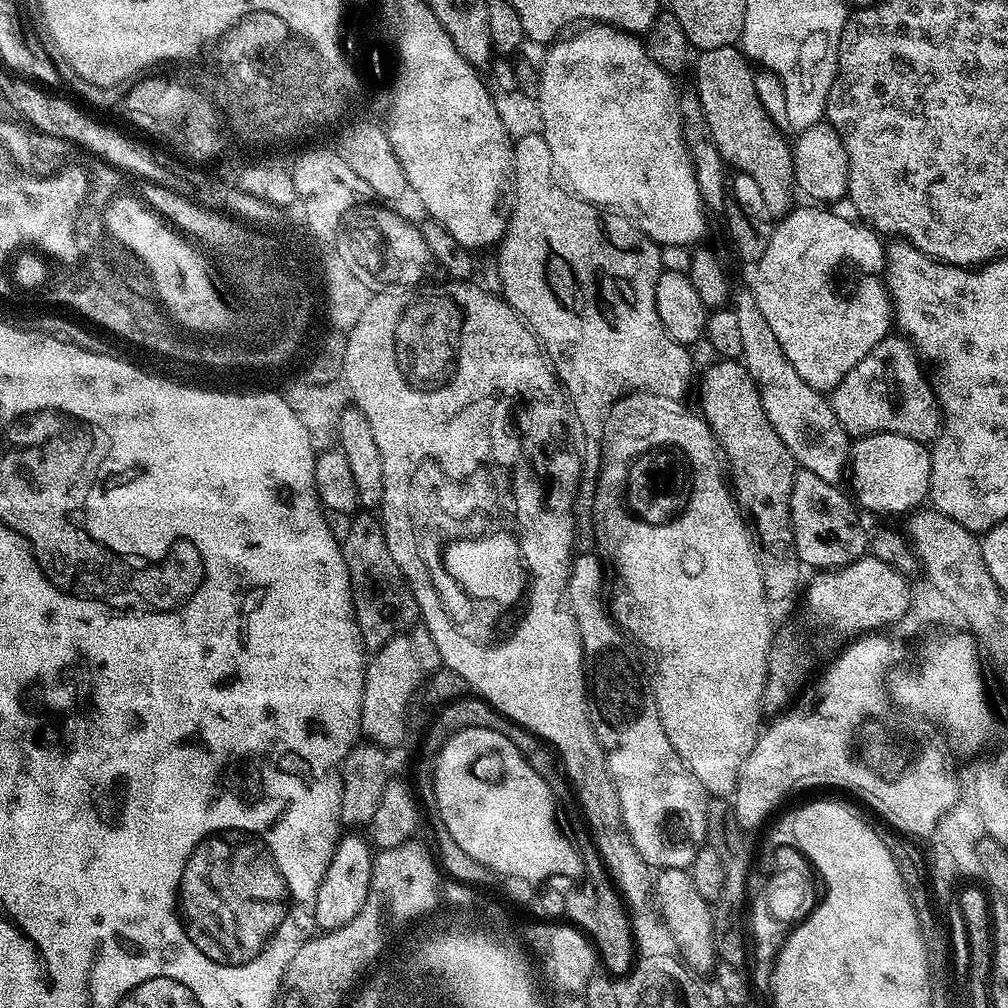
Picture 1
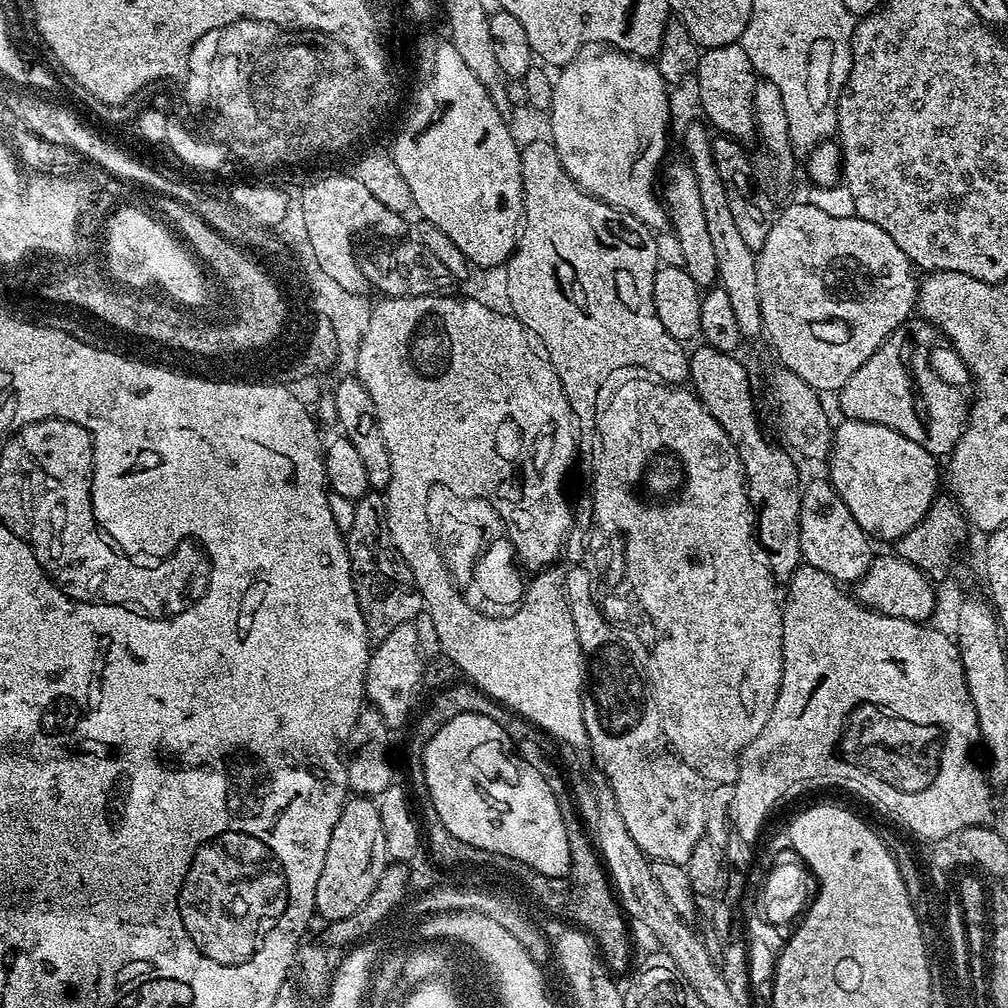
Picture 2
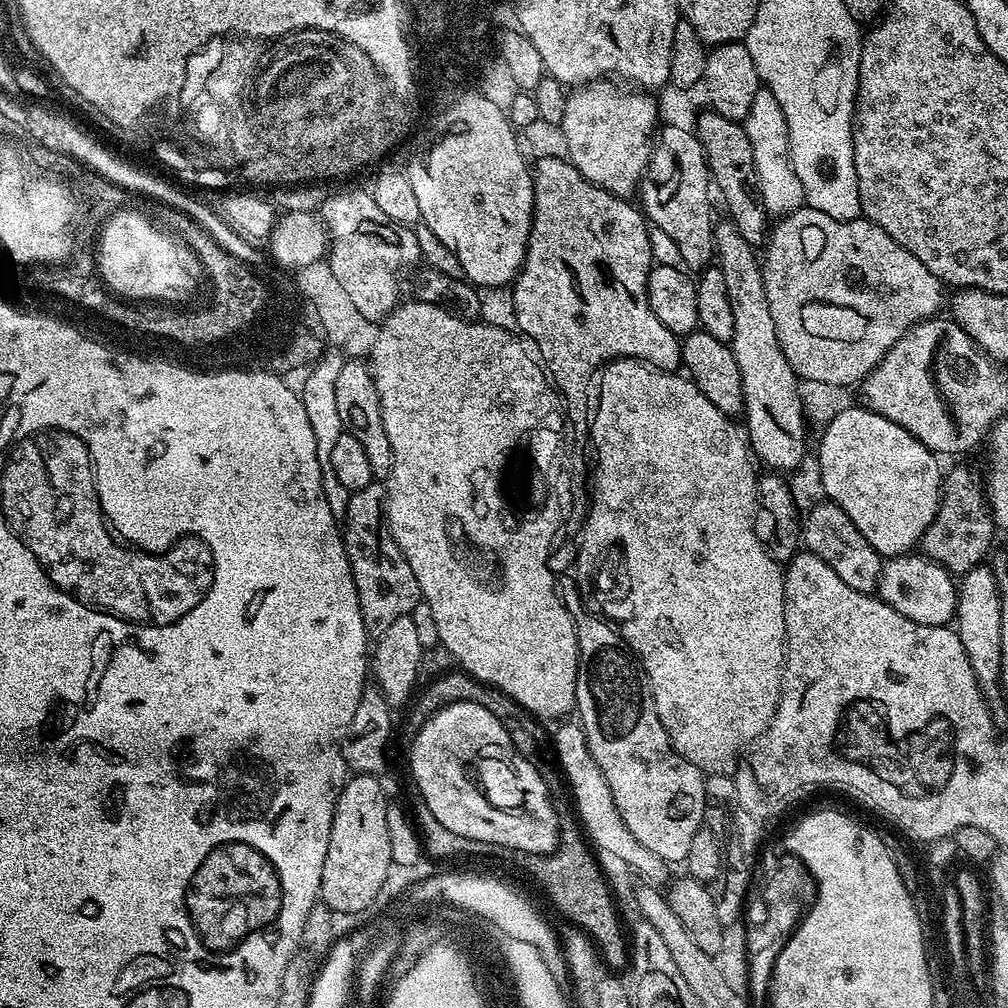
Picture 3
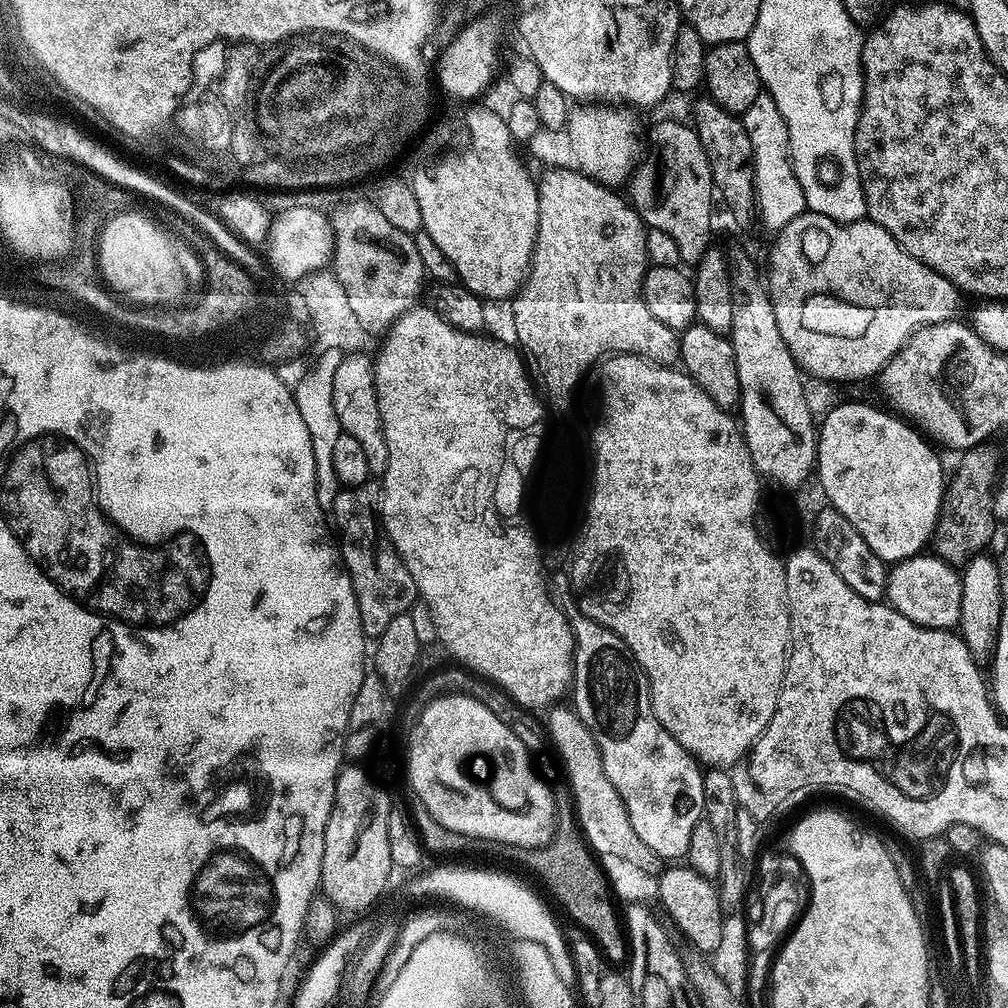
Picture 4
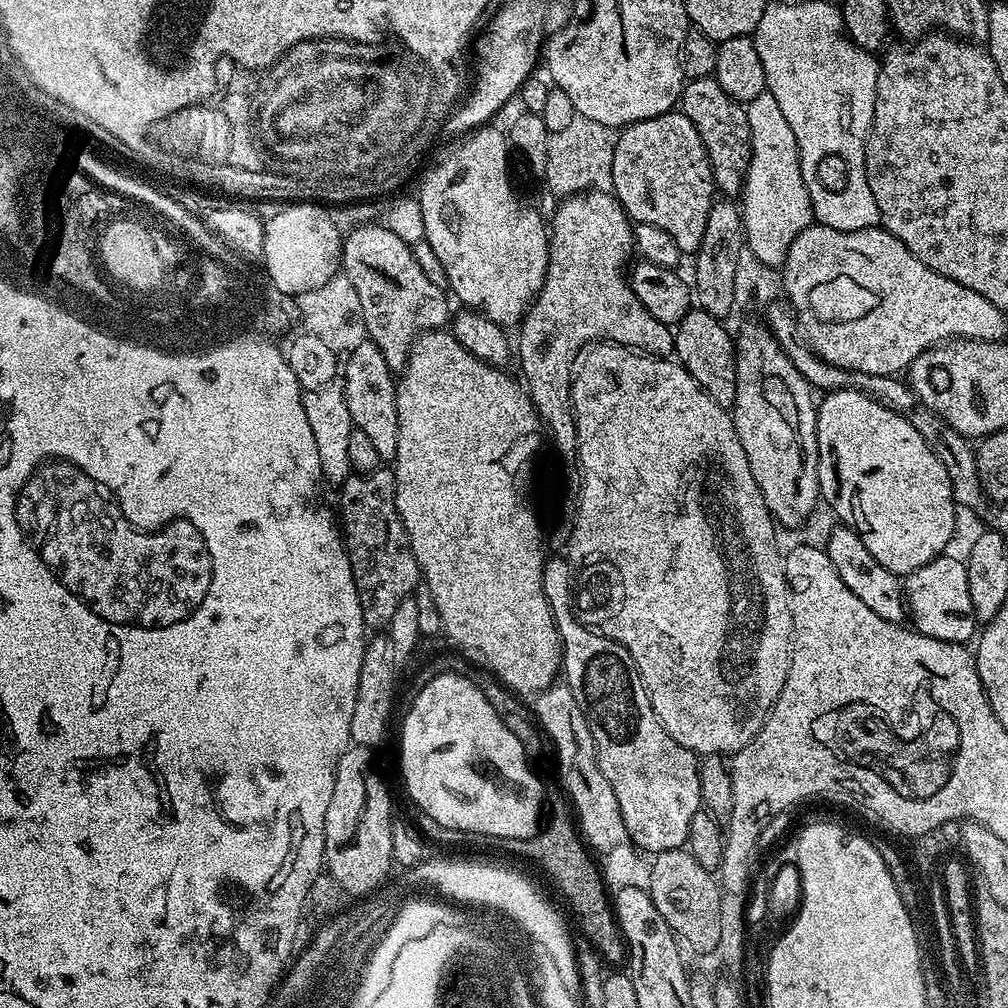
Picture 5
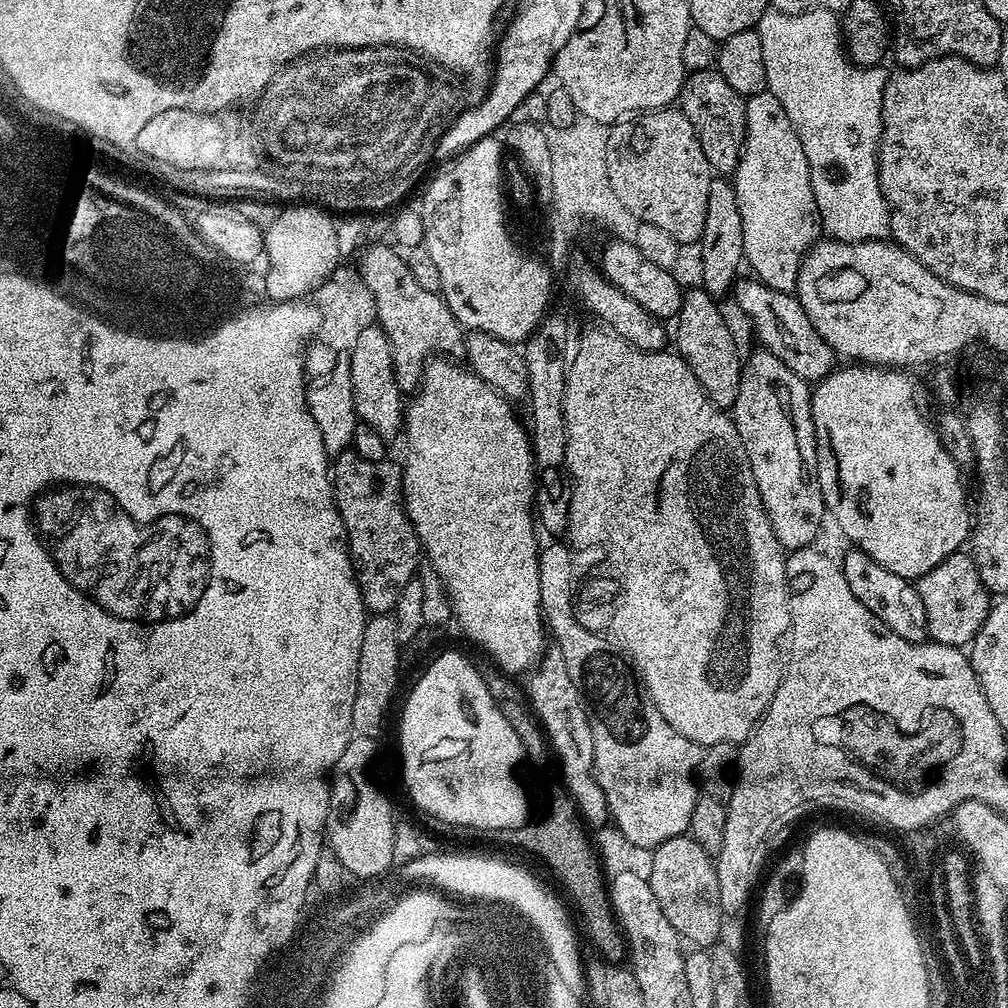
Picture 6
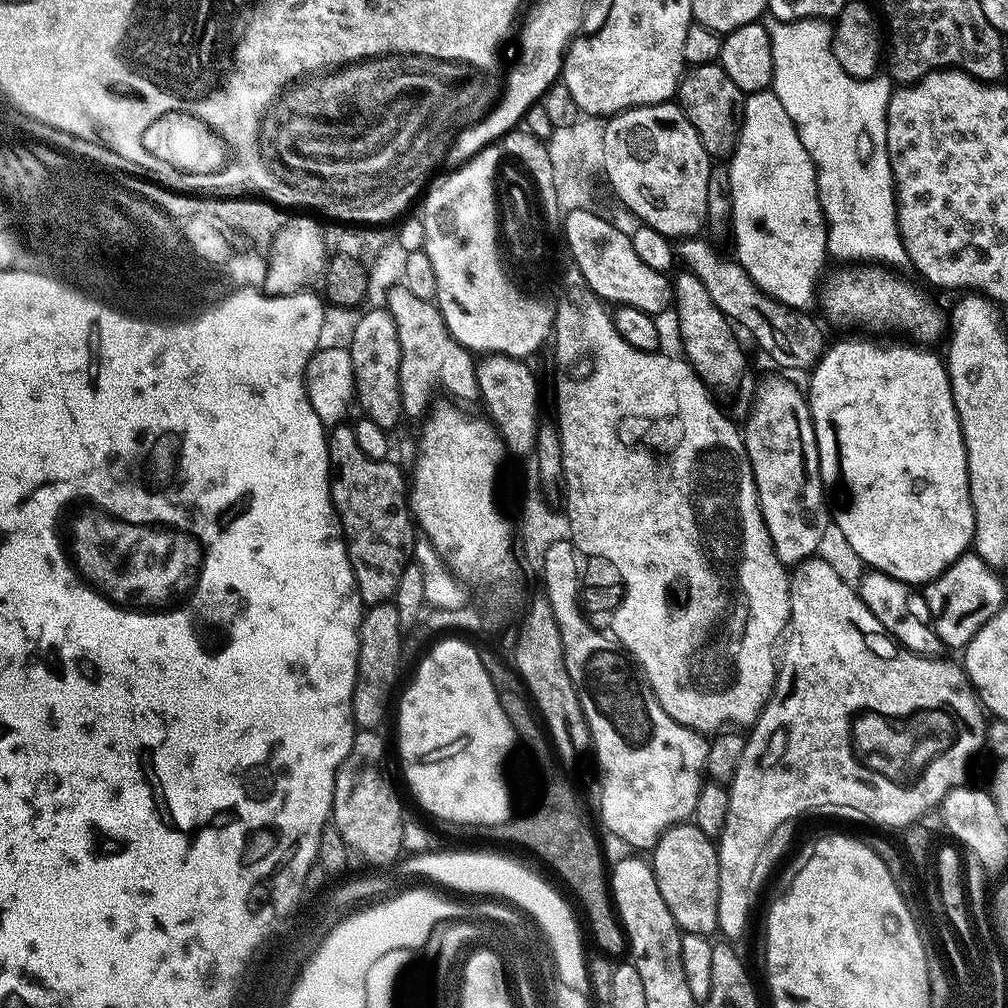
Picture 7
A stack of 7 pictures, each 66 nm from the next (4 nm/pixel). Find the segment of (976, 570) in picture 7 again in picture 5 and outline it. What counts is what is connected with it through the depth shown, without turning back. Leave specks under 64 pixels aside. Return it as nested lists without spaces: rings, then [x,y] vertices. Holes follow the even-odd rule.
[[[948,555],[935,556],[918,571],[907,573],[903,577],[902,587],[906,608],[910,613],[910,620],[912,616],[911,623],[915,631],[921,632],[923,636],[938,638],[951,644],[964,644],[977,635],[978,621],[974,602],[970,602],[970,582],[965,561],[955,560]]]

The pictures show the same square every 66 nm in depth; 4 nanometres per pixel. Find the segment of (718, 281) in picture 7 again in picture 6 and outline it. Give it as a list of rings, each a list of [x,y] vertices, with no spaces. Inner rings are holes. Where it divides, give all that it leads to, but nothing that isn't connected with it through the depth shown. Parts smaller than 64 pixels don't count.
[[[755,278],[749,280],[739,279],[732,290],[732,297],[734,296],[739,308],[746,314],[747,318],[752,322],[754,330],[762,342],[761,347],[779,358],[789,366],[794,374],[798,374],[800,378],[805,380],[808,384],[820,383],[825,377],[829,375],[836,364],[836,355],[827,343],[821,338],[814,324],[810,322],[809,315],[806,314],[805,308],[802,307],[801,302],[793,293],[776,291],[773,288],[767,287]]]

